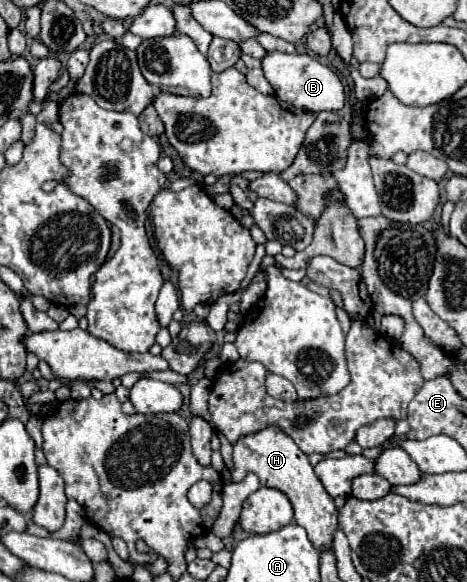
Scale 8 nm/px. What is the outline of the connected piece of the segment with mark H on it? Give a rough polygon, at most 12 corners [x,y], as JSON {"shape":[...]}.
{"shape":[[278,427],[234,443],[232,481],[254,473],[294,507],[318,551],[338,509],[308,457]]}

